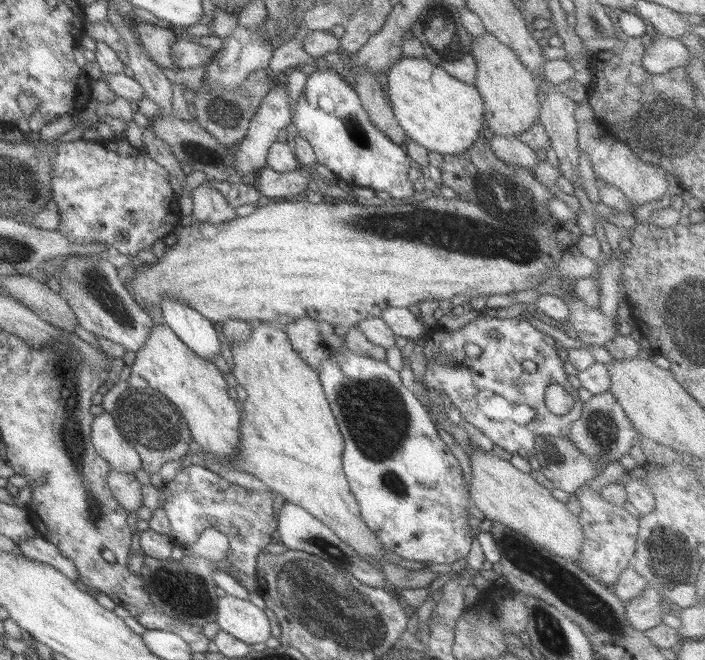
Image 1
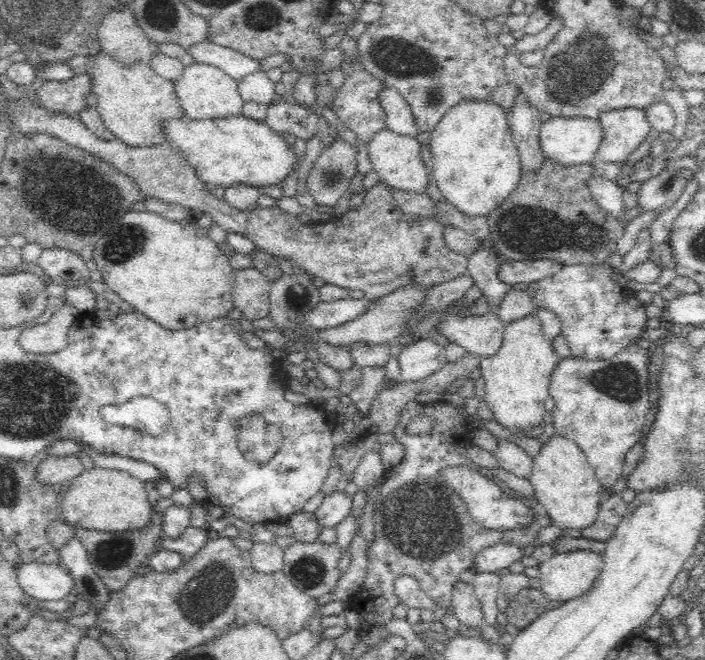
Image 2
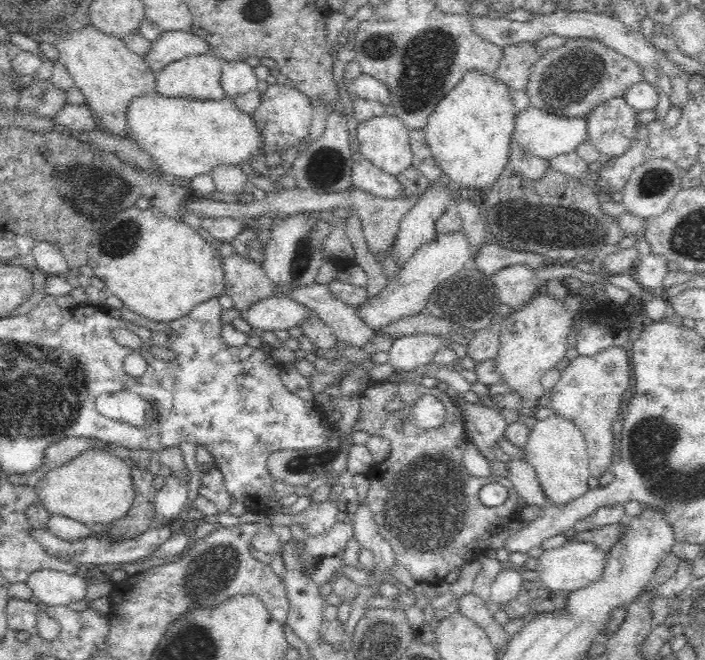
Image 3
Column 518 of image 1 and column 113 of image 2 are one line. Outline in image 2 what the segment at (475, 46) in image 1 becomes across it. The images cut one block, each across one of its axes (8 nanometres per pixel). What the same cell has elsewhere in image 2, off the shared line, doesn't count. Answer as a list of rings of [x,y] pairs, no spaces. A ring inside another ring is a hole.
[[[99,52],[95,58],[96,62],[87,68],[86,73],[94,77],[92,92],[98,98],[94,106],[100,111],[108,130],[132,148],[168,145],[166,124],[186,117],[174,83],[161,78],[150,65],[136,64],[129,70],[104,52]]]

